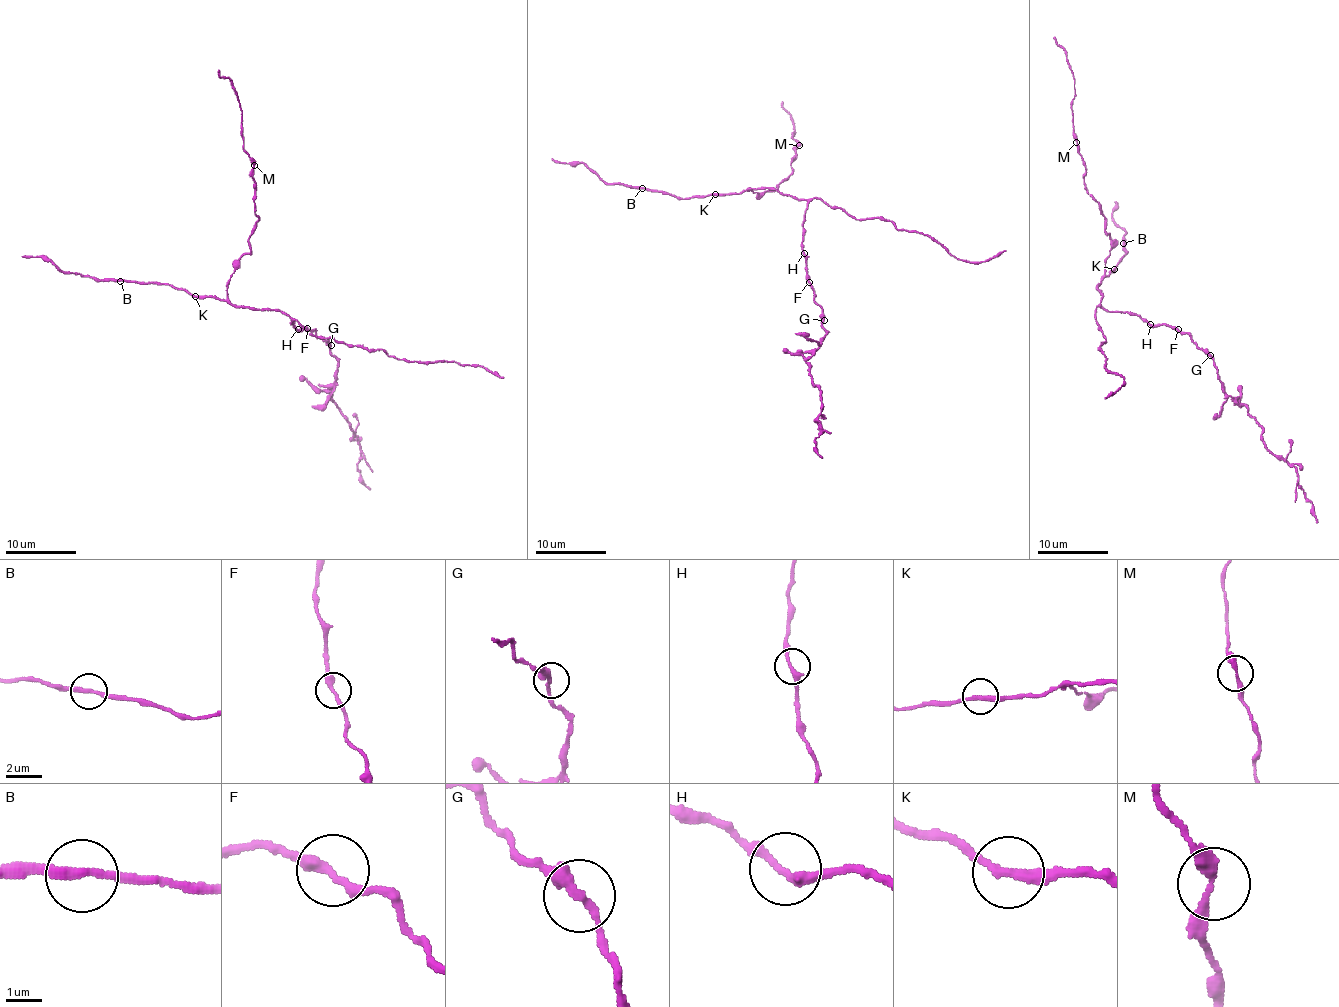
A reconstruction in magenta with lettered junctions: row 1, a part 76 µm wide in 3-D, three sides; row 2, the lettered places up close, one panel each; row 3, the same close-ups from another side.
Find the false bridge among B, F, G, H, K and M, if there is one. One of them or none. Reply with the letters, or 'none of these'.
G

